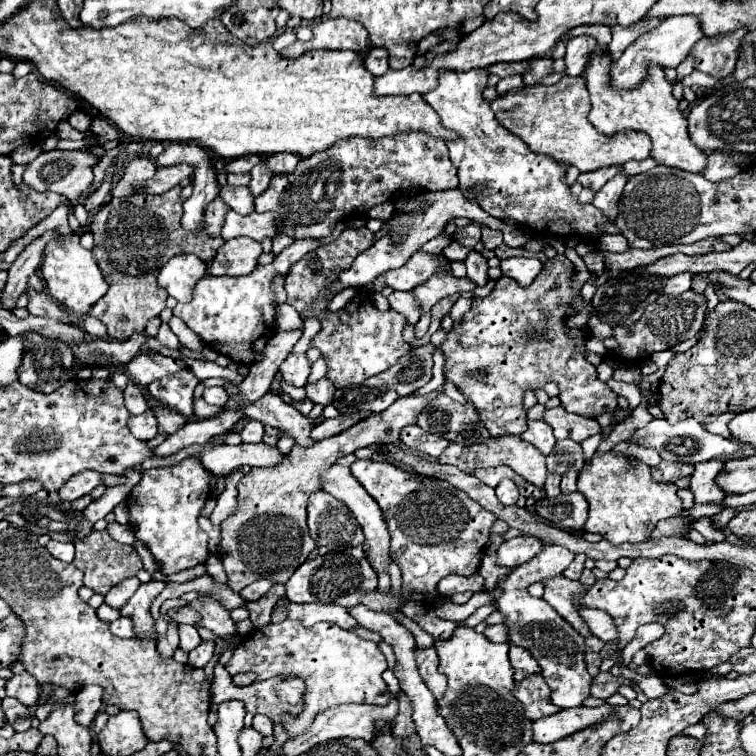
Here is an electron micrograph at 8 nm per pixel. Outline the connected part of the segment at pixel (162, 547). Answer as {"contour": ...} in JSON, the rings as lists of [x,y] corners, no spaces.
{"contour":[[[188,457],[172,467],[148,469],[142,481],[126,499],[130,511],[130,527],[152,557],[160,563],[160,573],[174,575],[208,559],[208,535],[198,527],[198,515],[210,497],[212,473],[200,459]]]}

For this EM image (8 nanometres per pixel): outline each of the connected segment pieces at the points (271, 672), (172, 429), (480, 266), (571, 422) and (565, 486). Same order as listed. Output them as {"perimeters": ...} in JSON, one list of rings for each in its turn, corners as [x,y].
{"perimeters":[[[[282,621],[278,625],[266,625],[254,631],[252,641],[244,641],[236,647],[230,663],[226,665],[230,675],[254,671],[258,681],[268,677],[300,677],[306,681],[306,701],[304,711],[298,717],[284,717],[284,727],[290,737],[304,733],[312,725],[316,713],[342,703],[374,703],[386,705],[392,699],[388,685],[382,679],[386,671],[386,657],[376,643],[364,641],[358,635],[340,629],[332,623],[316,623],[314,627],[304,627],[296,621]]],[[[156,407],[154,413],[158,419],[158,433],[164,437],[176,433],[178,429],[182,429],[188,423],[188,419],[184,415],[180,415],[168,407]]],[[[470,251],[466,257],[466,269],[468,269],[468,279],[474,281],[478,287],[484,287],[488,283],[488,259],[480,251]]],[[[564,407],[548,409],[544,415],[544,421],[554,429],[556,439],[574,439],[578,443],[602,431],[596,419],[568,413]]],[[[568,469],[568,471],[562,475],[560,489],[562,489],[562,491],[568,491],[568,493],[576,491],[576,479],[578,479],[578,471],[574,471],[574,469]]]]}

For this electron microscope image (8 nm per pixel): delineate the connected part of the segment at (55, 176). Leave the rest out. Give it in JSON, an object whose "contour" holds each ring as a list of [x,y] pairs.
{"contour":[[[54,149],[50,153],[38,155],[32,163],[28,163],[28,169],[24,173],[24,183],[32,187],[34,191],[54,191],[70,199],[72,203],[78,199],[78,195],[90,187],[94,181],[94,165],[100,163],[100,157],[92,153],[82,153],[82,151],[62,151]]]}

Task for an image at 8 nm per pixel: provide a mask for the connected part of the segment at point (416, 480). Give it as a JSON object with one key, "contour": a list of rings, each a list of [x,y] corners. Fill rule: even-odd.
{"contour":[[[356,459],[352,463],[352,475],[362,483],[362,487],[370,493],[370,497],[380,505],[382,517],[386,521],[386,527],[390,531],[392,539],[392,557],[396,565],[402,571],[402,591],[400,595],[390,593],[380,593],[380,591],[370,591],[364,595],[360,601],[372,611],[382,611],[382,613],[394,613],[400,611],[406,603],[422,603],[426,607],[432,607],[438,599],[438,583],[446,575],[472,575],[478,571],[480,561],[482,561],[482,551],[488,543],[490,537],[490,527],[496,521],[492,513],[482,509],[476,501],[472,501],[464,491],[452,487],[448,481],[440,479],[430,479],[430,477],[420,477],[420,475],[410,475],[404,473],[402,469],[384,463],[384,461],[372,461],[372,459]]]}

